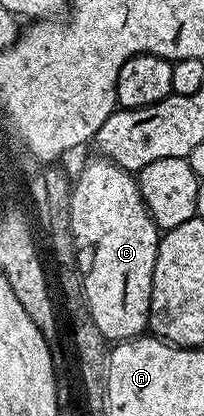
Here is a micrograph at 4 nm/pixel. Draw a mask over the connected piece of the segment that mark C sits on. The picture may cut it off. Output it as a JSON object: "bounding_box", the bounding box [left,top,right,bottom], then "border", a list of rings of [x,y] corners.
{"bounding_box":[70,157,159,341],"border":[[[96,157],[81,172],[77,179],[72,180],[72,191],[70,193],[70,225],[73,230],[74,241],[77,246],[77,266],[80,268],[80,274],[83,276],[83,303],[89,306],[87,315],[93,323],[99,327],[100,333],[108,341],[120,341],[122,339],[138,338],[149,327],[149,306],[153,296],[153,270],[157,260],[157,241],[159,238],[159,228],[155,220],[150,217],[147,205],[141,196],[141,190],[137,184],[136,178],[130,172],[124,171],[119,165],[115,165],[104,157]]]}

